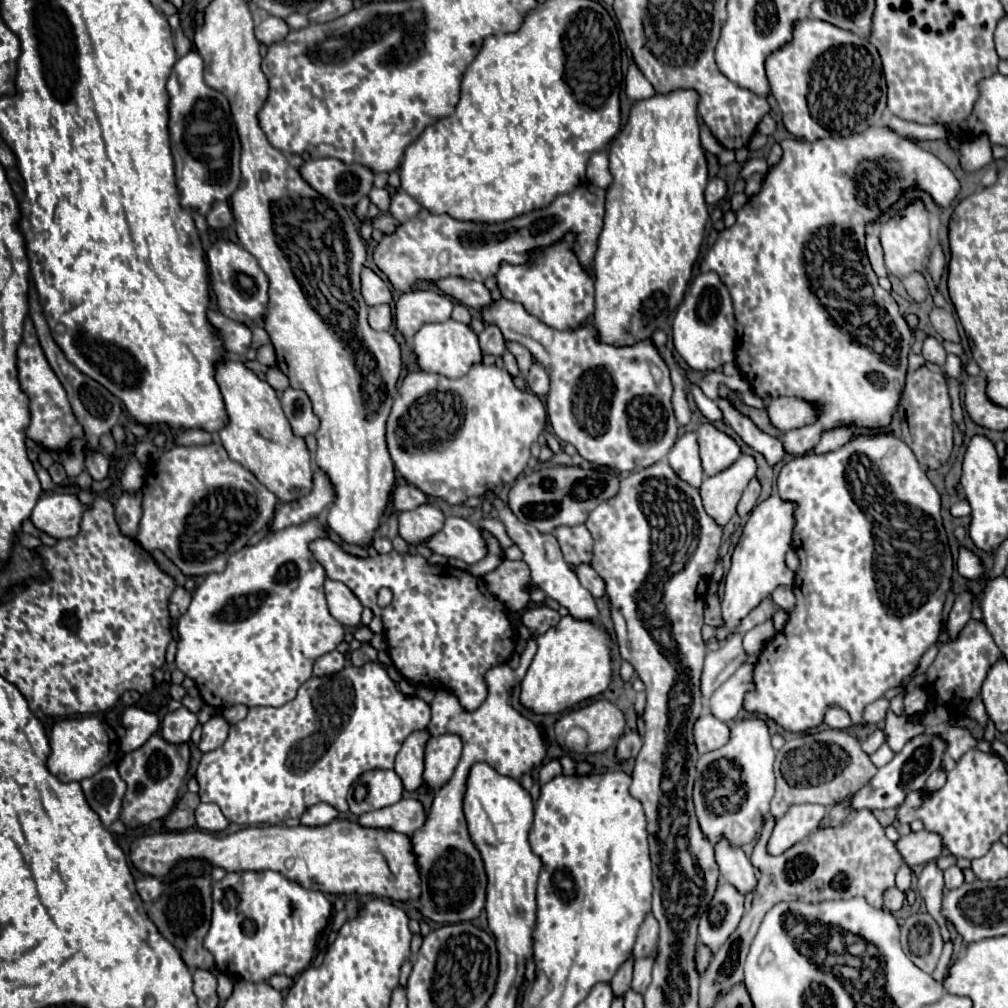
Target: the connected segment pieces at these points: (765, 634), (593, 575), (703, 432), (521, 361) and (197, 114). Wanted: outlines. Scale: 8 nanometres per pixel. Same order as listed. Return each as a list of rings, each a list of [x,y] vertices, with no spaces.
[[[766,621],[762,625],[758,625],[756,629],[750,629],[748,633],[744,633],[742,637],[742,647],[746,653],[746,663],[754,663],[756,661],[756,653],[764,647],[764,643],[768,639],[772,639],[776,635],[776,629],[772,625],[772,621]]]
[[[580,565],[580,567],[576,569],[576,575],[578,575],[578,581],[592,593],[594,599],[606,597],[606,585],[604,585],[604,579],[602,579],[590,565]]]
[[[702,423],[698,427],[698,445],[704,477],[714,477],[740,457],[740,447],[736,441],[718,431],[712,423]]]
[[[510,343],[510,349],[508,349],[510,353],[514,353],[514,357],[518,359],[518,369],[520,369],[520,375],[522,377],[526,377],[528,375],[528,369],[530,369],[530,365],[532,365],[532,353],[526,349],[526,347],[522,347],[522,345],[518,345],[518,343]]]
[[[194,49],[174,63],[166,89],[170,93],[170,141],[180,205],[206,215],[214,201],[226,201],[240,183],[240,139],[230,105],[220,91],[206,85],[204,63]]]

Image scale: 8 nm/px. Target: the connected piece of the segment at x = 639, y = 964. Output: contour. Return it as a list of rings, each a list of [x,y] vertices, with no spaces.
[[[646,957],[646,959],[636,959],[634,961],[632,991],[644,993],[644,989],[650,985],[650,979],[652,979],[652,963],[654,963],[654,957]]]

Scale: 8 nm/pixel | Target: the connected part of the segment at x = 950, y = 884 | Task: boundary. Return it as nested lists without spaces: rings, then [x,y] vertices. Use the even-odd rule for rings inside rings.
[[[956,865],[948,867],[948,869],[944,871],[944,883],[946,883],[946,889],[956,889],[956,887],[960,887],[960,885],[964,883],[962,871],[960,871]]]

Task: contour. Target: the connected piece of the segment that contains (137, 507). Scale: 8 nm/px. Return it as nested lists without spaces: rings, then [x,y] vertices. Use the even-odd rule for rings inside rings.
[[[124,493],[114,505],[114,515],[120,525],[120,531],[132,539],[136,537],[138,523],[142,519],[142,505],[140,503],[142,503],[142,493],[136,493],[136,495]]]

